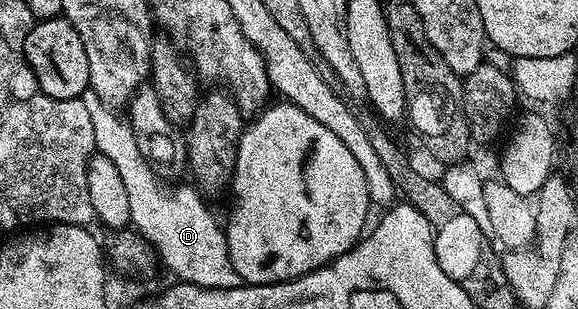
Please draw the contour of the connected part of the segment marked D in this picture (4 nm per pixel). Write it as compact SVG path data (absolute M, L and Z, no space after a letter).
M94 92L85 93L82 99L86 103L86 111L90 111L90 123L94 123L96 153L102 155L105 161L112 161L114 167L118 167L118 175L122 175L122 184L126 186L126 196L130 202L131 228L152 244L159 264L165 265L176 276L173 278L177 282L197 285L203 289L233 289L242 284L238 271L234 271L234 263L230 263L228 234L222 228L221 222L219 225L212 218L211 211L204 206L205 198L191 184L188 186L182 183L177 187L169 187L156 177L146 163L146 159L142 159L142 151L138 151L138 143L132 134L132 126L127 120L121 114L120 117L116 114L119 112L103 105Z

